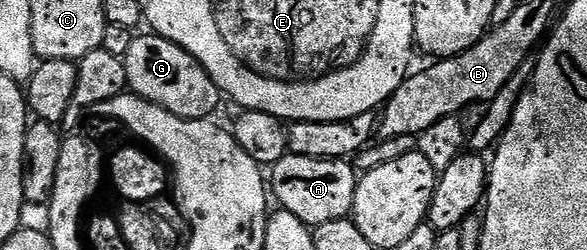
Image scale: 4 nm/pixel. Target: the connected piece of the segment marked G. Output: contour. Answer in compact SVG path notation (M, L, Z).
M154 34L136 35L125 57L127 86L142 100L153 102L169 114L177 114L186 120L206 120L217 110L221 102L219 88L209 74L181 46Z

